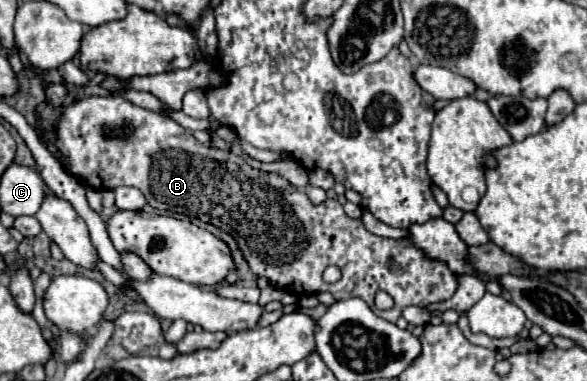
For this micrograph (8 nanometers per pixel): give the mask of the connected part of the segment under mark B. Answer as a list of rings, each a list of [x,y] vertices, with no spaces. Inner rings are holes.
[[[108,94],[108,96],[88,96],[88,98],[82,98],[82,100],[76,100],[76,102],[72,102],[70,106],[64,108],[64,112],[52,122],[50,128],[46,128],[46,130],[42,132],[42,136],[44,136],[46,142],[52,142],[52,144],[62,152],[64,160],[60,160],[60,162],[62,162],[62,164],[70,170],[70,174],[76,176],[82,184],[86,184],[86,186],[90,186],[90,188],[94,188],[94,190],[114,190],[114,188],[118,188],[118,186],[134,186],[134,188],[142,190],[144,196],[146,196],[146,200],[148,200],[148,204],[150,204],[152,208],[160,210],[160,212],[172,212],[172,214],[184,214],[184,216],[190,216],[190,214],[192,214],[194,218],[198,218],[198,220],[202,220],[202,222],[210,222],[210,224],[218,226],[220,230],[224,230],[226,234],[230,234],[230,236],[236,240],[236,244],[238,244],[238,248],[240,248],[244,260],[248,262],[252,274],[268,278],[270,284],[272,284],[274,288],[278,288],[278,290],[292,292],[292,294],[296,294],[296,296],[310,296],[310,294],[318,294],[318,292],[330,292],[336,300],[346,300],[346,298],[356,298],[356,296],[358,296],[358,298],[362,298],[362,300],[374,310],[374,314],[378,314],[380,318],[384,318],[384,320],[388,320],[388,322],[396,322],[396,320],[400,318],[402,308],[406,308],[406,306],[426,306],[426,304],[432,304],[432,302],[444,302],[444,300],[450,300],[450,298],[456,294],[456,290],[458,290],[458,276],[456,276],[454,272],[450,272],[446,264],[436,262],[436,260],[428,260],[428,258],[422,254],[422,250],[418,250],[408,238],[400,238],[400,240],[378,238],[376,234],[370,234],[370,232],[362,226],[362,220],[354,220],[354,218],[346,216],[346,212],[344,212],[344,208],[342,208],[342,204],[340,204],[338,200],[326,198],[322,204],[314,206],[314,204],[308,200],[308,196],[306,196],[302,190],[296,190],[286,178],[282,178],[282,176],[278,176],[278,174],[268,174],[268,172],[258,170],[258,168],[252,168],[242,156],[232,154],[228,148],[220,150],[220,148],[214,148],[214,146],[206,146],[206,144],[198,142],[198,140],[192,136],[190,130],[182,128],[182,126],[176,124],[172,118],[162,116],[162,114],[158,114],[158,112],[144,110],[144,108],[140,108],[140,106],[136,106],[136,104],[128,102],[128,100],[124,100],[122,96]],[[328,266],[338,266],[338,268],[342,270],[342,278],[340,278],[336,284],[326,284],[326,282],[322,280],[322,272],[324,272]],[[378,290],[384,290],[384,292],[388,292],[388,294],[392,296],[392,300],[394,300],[394,308],[392,308],[392,310],[378,310],[378,308],[376,308],[374,296],[376,296]]]

